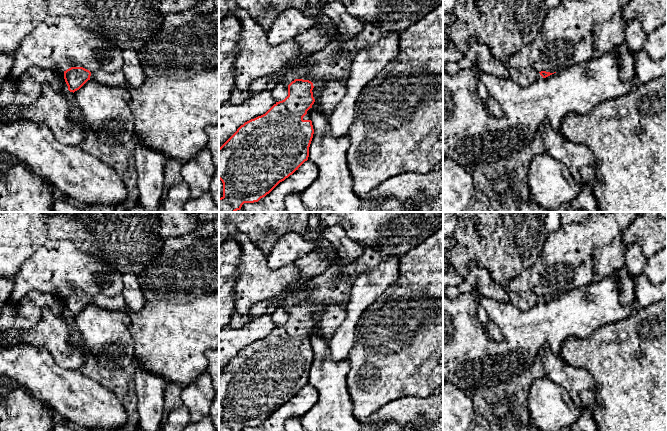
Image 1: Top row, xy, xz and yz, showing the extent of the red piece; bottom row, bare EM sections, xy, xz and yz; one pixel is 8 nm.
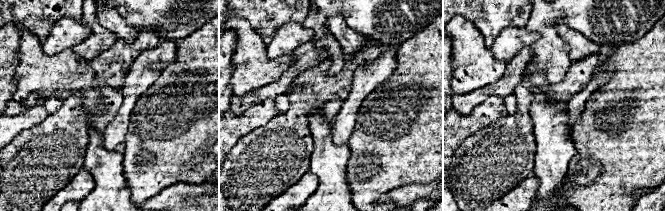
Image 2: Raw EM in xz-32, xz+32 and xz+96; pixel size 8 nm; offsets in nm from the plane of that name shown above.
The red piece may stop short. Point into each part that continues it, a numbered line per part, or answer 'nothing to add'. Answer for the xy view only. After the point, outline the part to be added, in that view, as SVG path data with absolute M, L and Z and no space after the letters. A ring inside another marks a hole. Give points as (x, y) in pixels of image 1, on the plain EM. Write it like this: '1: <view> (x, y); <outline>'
1: xy (113, 303); M97 294L91 296L90 304L97 305L101 308L110 311L127 312L126 302L122 294L115 295L115 296L106 296L103 294Z

